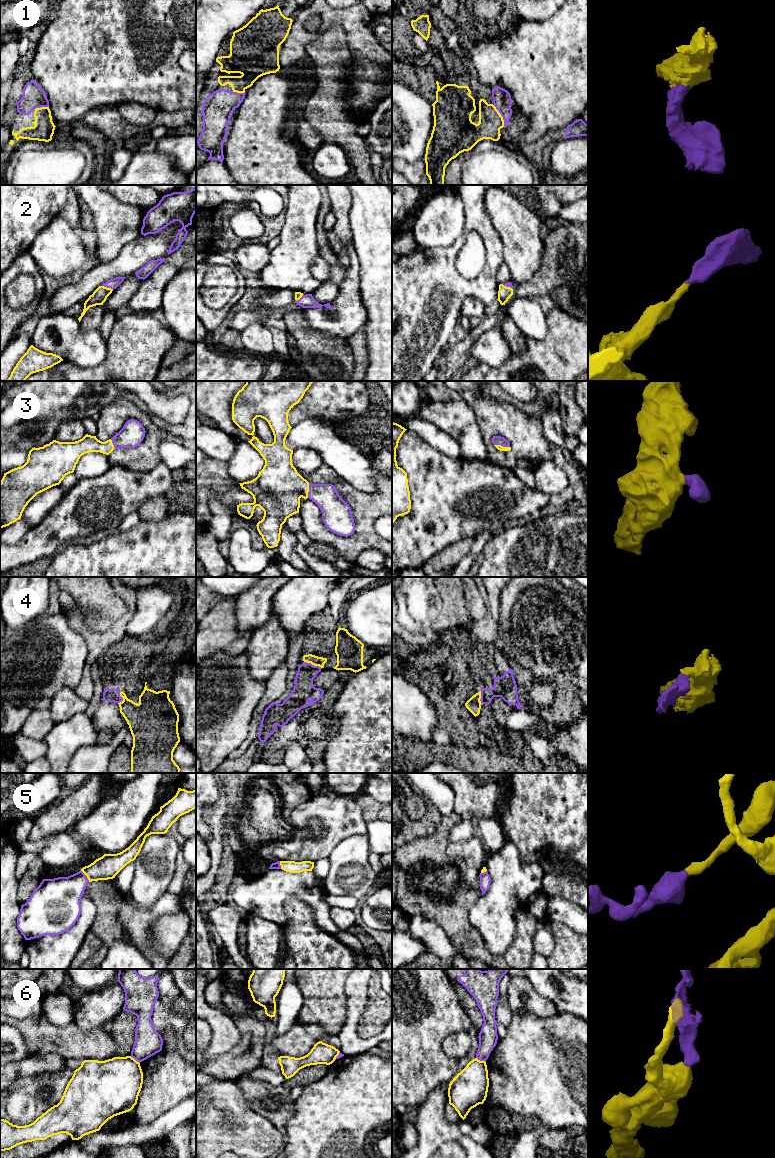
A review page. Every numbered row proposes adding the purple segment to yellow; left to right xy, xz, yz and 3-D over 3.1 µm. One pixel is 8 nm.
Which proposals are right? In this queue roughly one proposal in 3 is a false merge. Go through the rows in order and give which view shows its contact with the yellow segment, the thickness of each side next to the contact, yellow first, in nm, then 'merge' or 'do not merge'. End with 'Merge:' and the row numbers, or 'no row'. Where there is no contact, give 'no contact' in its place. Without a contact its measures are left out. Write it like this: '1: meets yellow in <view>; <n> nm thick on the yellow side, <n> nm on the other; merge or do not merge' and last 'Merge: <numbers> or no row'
1: meets yellow in yz; 190 nm thick on the yellow side, 150 nm on the other; merge
2: meets yellow in xy; 120 nm thick on the yellow side, 80 nm on the other; merge
3: meets yellow in yz; 50 nm thick on the yellow side, 80 nm on the other; merge
4: meets yellow in xz; 80 nm thick on the yellow side, 160 nm on the other; merge
5: meets yellow in xy; 190 nm thick on the yellow side, 300 nm on the other; merge
6: meets yellow in yz; 300 nm thick on the yellow side, 150 nm on the other; do not merge
Merge: 1, 2, 3, 4, 5

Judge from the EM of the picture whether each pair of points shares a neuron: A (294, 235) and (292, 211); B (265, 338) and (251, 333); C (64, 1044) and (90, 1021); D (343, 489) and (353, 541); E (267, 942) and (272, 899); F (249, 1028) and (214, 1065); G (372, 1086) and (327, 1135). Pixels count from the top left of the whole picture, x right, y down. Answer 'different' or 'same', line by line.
A: same
B: same
C: different
D: same
E: different
F: same
G: same

